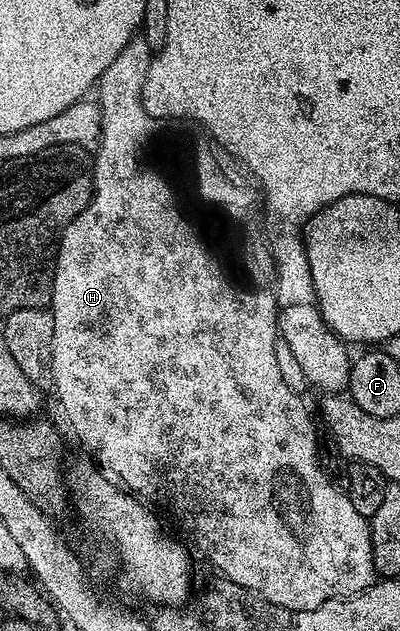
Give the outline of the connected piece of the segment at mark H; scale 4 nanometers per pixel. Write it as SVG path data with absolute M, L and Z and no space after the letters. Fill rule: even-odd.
M146 48L134 49L122 50L97 80L96 105L100 111L100 133L96 143L98 155L95 153L92 158L94 195L90 197L84 212L80 212L80 216L76 216L62 231L56 246L52 303L54 355L50 370L54 373L53 384L61 389L60 404L66 404L66 409L70 411L68 420L78 429L74 438L94 453L93 461L98 469L123 490L147 504L166 502L167 512L190 533L199 552L218 569L217 573L248 588L265 602L297 612L320 608L320 604L333 598L351 598L362 594L376 581L370 523L367 518L360 516L360 512L356 512L356 508L352 508L349 494L343 492L318 463L318 434L314 431L310 410L302 403L303 395L288 388L280 376L280 368L276 368L274 346L280 341L277 313L262 314L260 301L253 293L235 293L223 282L214 262L198 244L198 238L190 234L190 226L186 226L186 222L174 214L166 186L162 186L154 174L146 174L146 170L142 170L142 162L138 162L138 146L142 146L142 138L150 134L150 120L153 118L142 103L143 81L146 79L144 67L152 54Z

